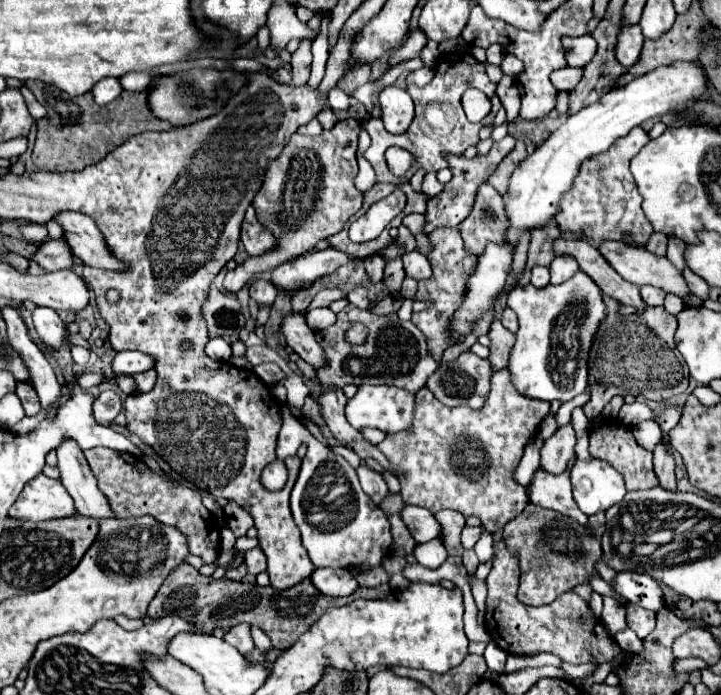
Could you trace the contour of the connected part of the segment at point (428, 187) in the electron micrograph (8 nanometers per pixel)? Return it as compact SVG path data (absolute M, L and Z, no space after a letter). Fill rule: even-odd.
M427 173L425 179L423 179L423 193L429 195L429 197L433 197L433 195L441 193L441 189L443 189L443 185L437 181L435 173Z

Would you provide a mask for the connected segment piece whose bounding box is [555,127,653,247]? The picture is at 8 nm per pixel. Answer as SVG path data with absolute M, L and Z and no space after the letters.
M643 127L631 129L631 133L615 141L607 153L597 153L595 157L583 161L573 187L563 195L563 201L559 201L559 215L555 217L559 229L583 239L591 239L595 245L611 239L623 241L631 247L645 247L653 229L641 209L641 195L637 191L635 179L631 177L629 161L649 141L649 133Z

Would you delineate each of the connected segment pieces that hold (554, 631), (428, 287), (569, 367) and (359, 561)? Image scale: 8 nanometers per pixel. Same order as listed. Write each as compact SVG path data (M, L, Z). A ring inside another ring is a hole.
M503 541L495 543L495 559L491 573L487 577L487 613L485 629L493 643L511 655L539 655L553 653L561 661L569 663L609 663L619 655L617 641L609 635L601 619L595 617L587 601L583 601L575 591L563 593L555 603L547 607L527 607L517 599L519 587L519 553L509 551Z
M457 227L451 229L435 229L429 235L431 241L431 253L429 253L429 263L433 267L433 275L427 281L419 281L417 293L413 295L413 301L429 301L431 307L419 313L413 313L413 323L421 329L421 333L427 339L427 349L431 351L431 357L437 357L437 363L441 361L441 355L447 347L461 343L459 337L451 337L451 321L455 317L455 311L463 303L465 291L467 291L467 273L475 267L475 257L469 255L463 249L463 239L459 235Z
M577 271L577 275L573 275L561 285L547 285L545 289L537 289L533 285L515 287L507 295L507 307L511 307L519 319L519 331L515 333L517 341L509 353L509 373L515 389L531 399L561 403L571 401L575 395L583 393L587 387L587 357L591 341L597 327L605 319L605 303L601 299L601 289L583 271ZM579 303L585 305L585 315L579 323L579 357L575 363L561 363L557 349L551 349L551 333L559 315L569 313L571 305Z
M317 439L307 445L297 483L291 491L291 513L315 567L377 567L389 551L387 515L363 493L355 469L341 455L333 453L327 443ZM343 497L351 497L351 501L341 507L335 505Z

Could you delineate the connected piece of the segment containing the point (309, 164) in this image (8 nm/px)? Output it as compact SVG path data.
M347 119L317 137L295 133L289 139L281 155L271 161L263 187L253 199L257 219L275 235L277 249L261 257L249 257L243 265L227 271L223 281L223 289L227 293L237 293L249 279L261 277L281 263L309 253L315 249L317 241L339 233L347 219L363 207L363 195L353 185L357 175L357 137L359 123L355 119Z

